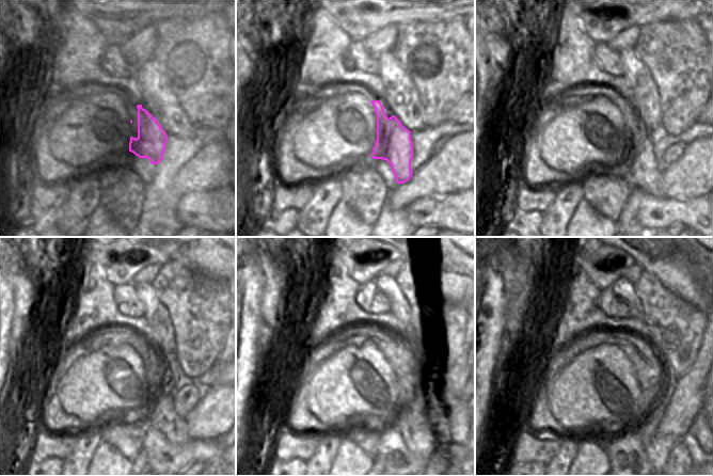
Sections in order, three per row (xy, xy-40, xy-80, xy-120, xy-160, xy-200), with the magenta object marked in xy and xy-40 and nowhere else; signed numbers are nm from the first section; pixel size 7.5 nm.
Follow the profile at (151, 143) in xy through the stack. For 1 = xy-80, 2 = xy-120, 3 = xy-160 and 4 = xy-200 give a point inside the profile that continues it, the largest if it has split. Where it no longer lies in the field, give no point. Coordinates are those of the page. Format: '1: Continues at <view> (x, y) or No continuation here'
1: Continues at xy-80 (642, 173)
2: Continues at xy-120 (159, 410)
3: Continues at xy-160 (417, 438)
4: Continues at xy-200 (658, 446).

